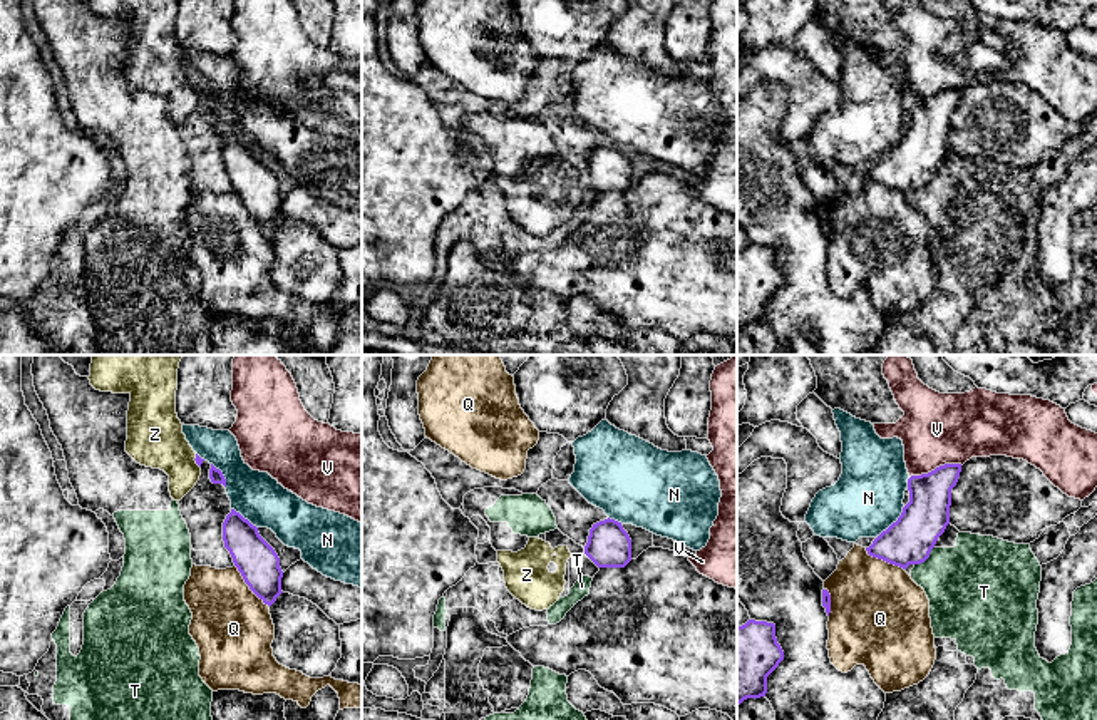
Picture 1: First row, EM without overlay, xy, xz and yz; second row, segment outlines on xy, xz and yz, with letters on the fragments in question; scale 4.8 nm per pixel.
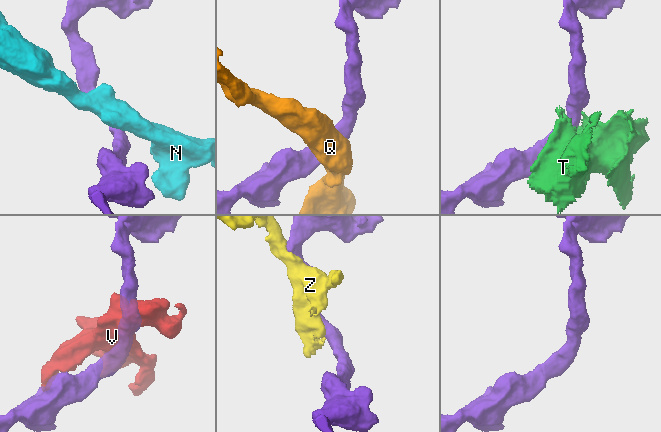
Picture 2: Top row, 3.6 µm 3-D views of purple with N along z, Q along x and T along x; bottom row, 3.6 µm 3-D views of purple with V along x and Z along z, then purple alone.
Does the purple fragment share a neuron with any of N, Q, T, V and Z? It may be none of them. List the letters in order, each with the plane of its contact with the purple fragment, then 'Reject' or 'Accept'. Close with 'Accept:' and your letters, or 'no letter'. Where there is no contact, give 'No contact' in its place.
N: Touches purple in yz. Reject
Q: Touches purple in xy. Reject
T: Touches purple in yz. Reject
V: Touches purple in yz. Reject
Z: Touches purple in xy. Reject
Accept: no letter

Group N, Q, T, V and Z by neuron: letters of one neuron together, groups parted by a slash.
N / Q / T / V / Z

